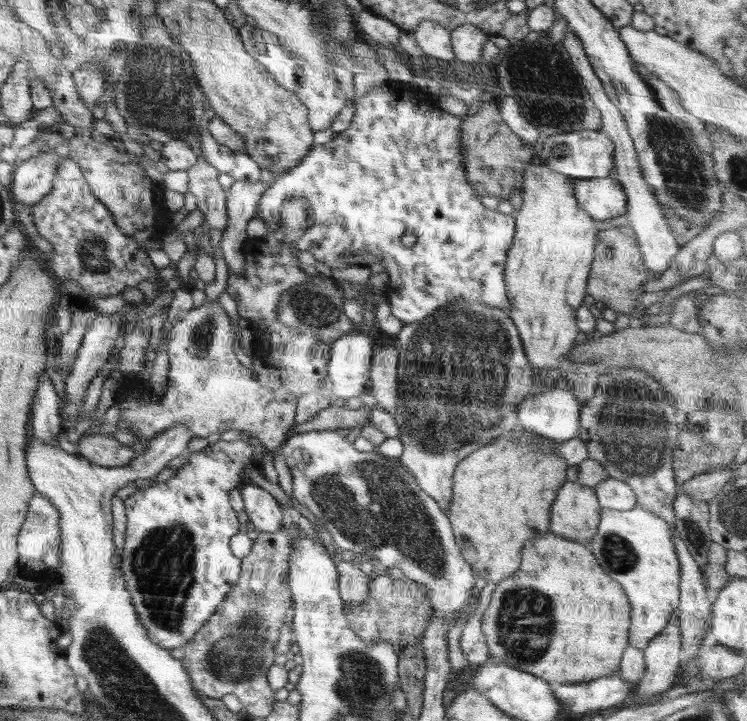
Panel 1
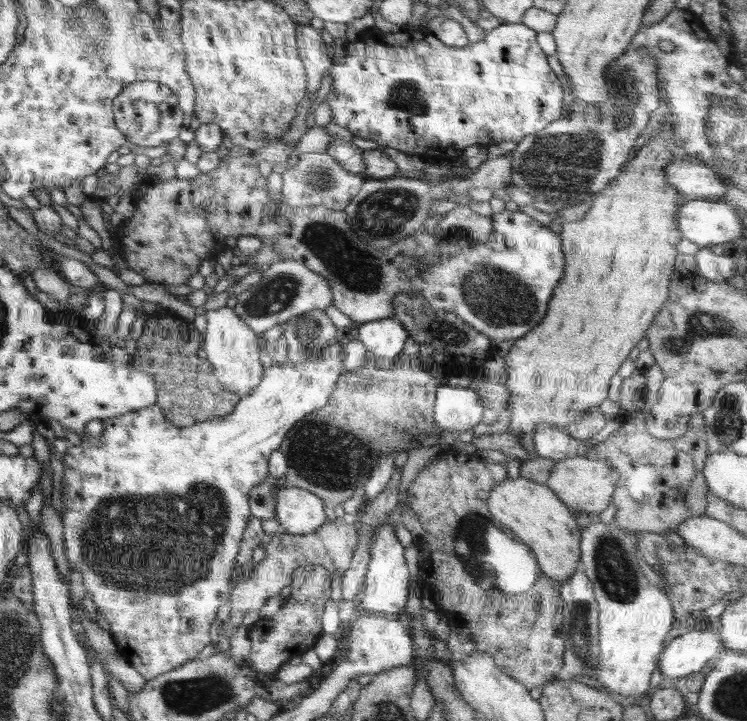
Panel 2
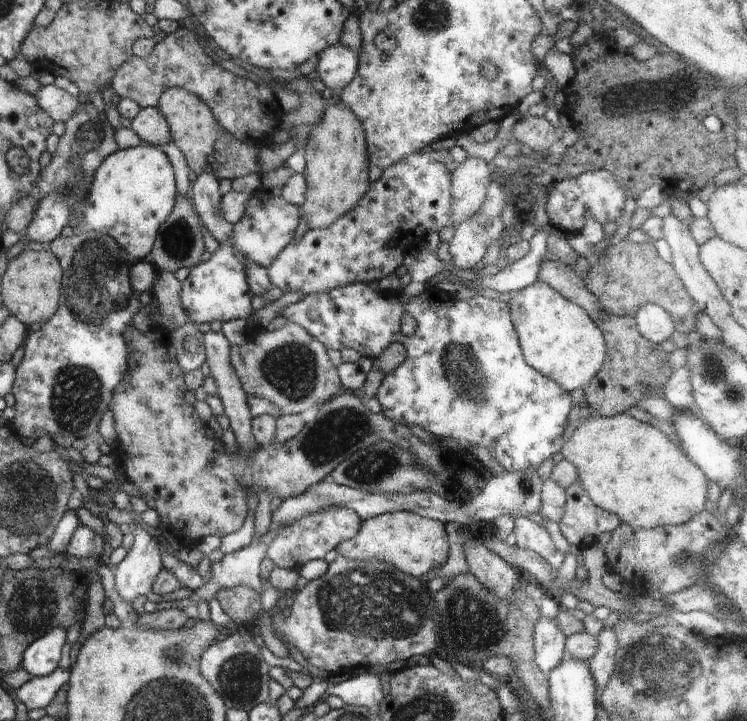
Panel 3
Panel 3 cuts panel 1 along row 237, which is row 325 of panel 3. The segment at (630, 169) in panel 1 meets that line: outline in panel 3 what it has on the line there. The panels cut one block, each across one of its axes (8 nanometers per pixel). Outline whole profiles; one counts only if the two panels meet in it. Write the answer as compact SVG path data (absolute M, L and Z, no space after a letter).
M656 303L643 304L634 318L640 334L655 344L668 340L676 330L668 311Z

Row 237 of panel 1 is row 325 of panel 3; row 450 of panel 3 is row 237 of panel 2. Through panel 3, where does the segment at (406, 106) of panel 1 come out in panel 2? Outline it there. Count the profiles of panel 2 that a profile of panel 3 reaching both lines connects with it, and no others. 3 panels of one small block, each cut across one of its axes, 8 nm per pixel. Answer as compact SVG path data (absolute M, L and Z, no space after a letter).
M520 208L517 211L504 209L502 212L494 212L490 218L493 229L485 242L478 241L467 252L441 259L438 264L428 267L428 272L411 272L410 278L414 278L412 284L420 288L420 294L428 304L432 304L432 308L451 312L474 330L494 339L497 345L503 340L516 340L540 324L554 288L565 275L566 258L561 237L554 233L554 228L541 225Z

